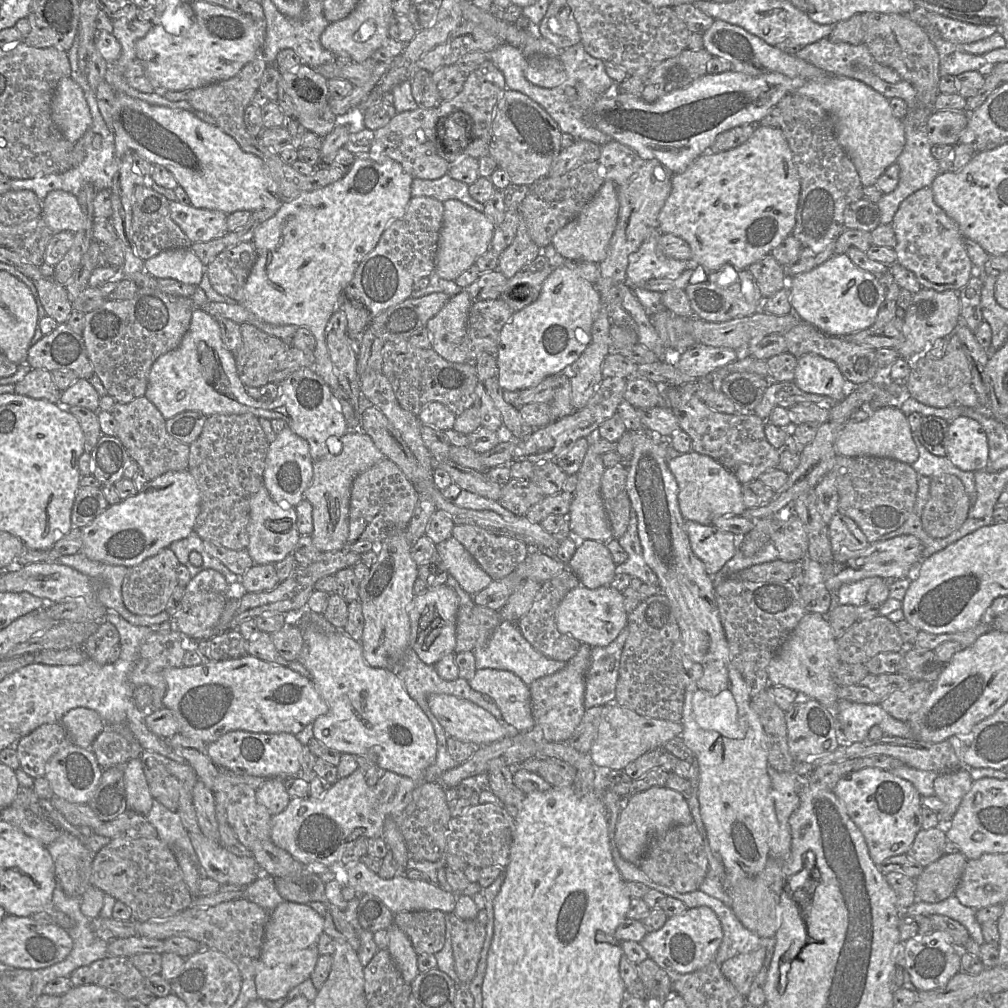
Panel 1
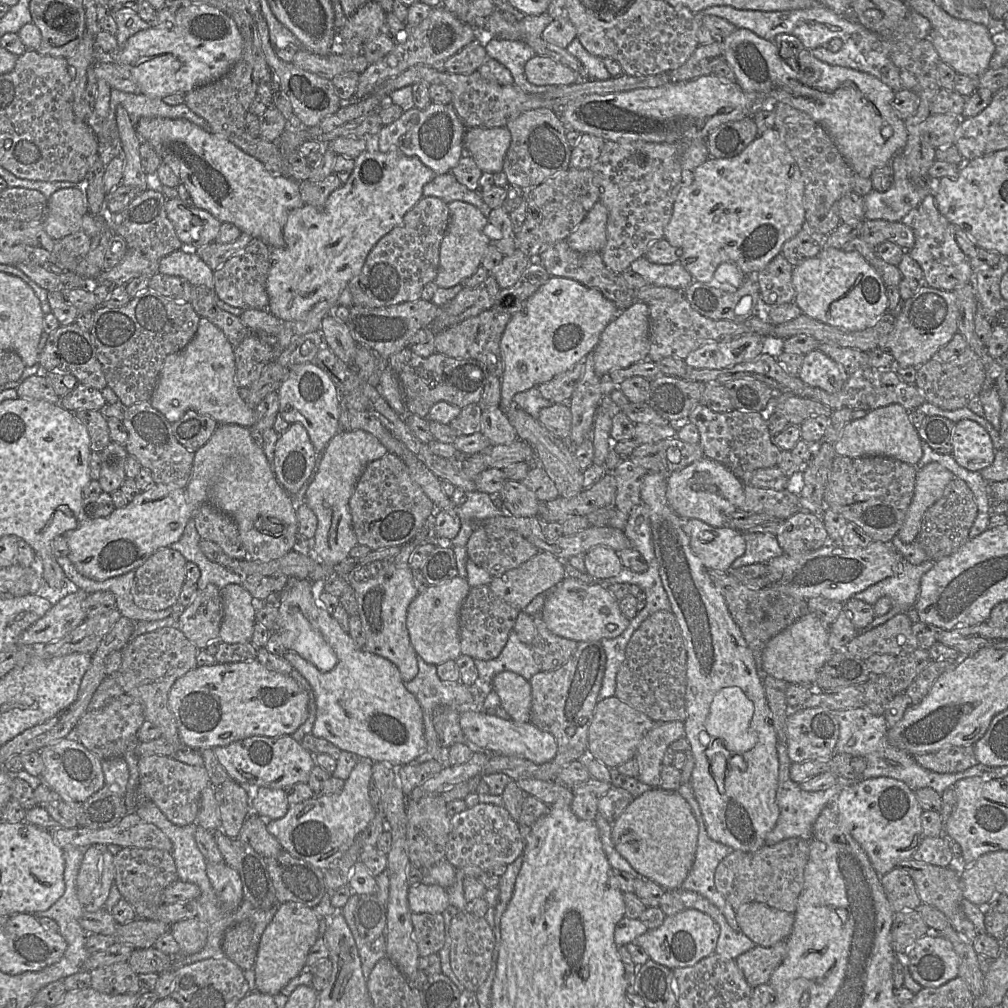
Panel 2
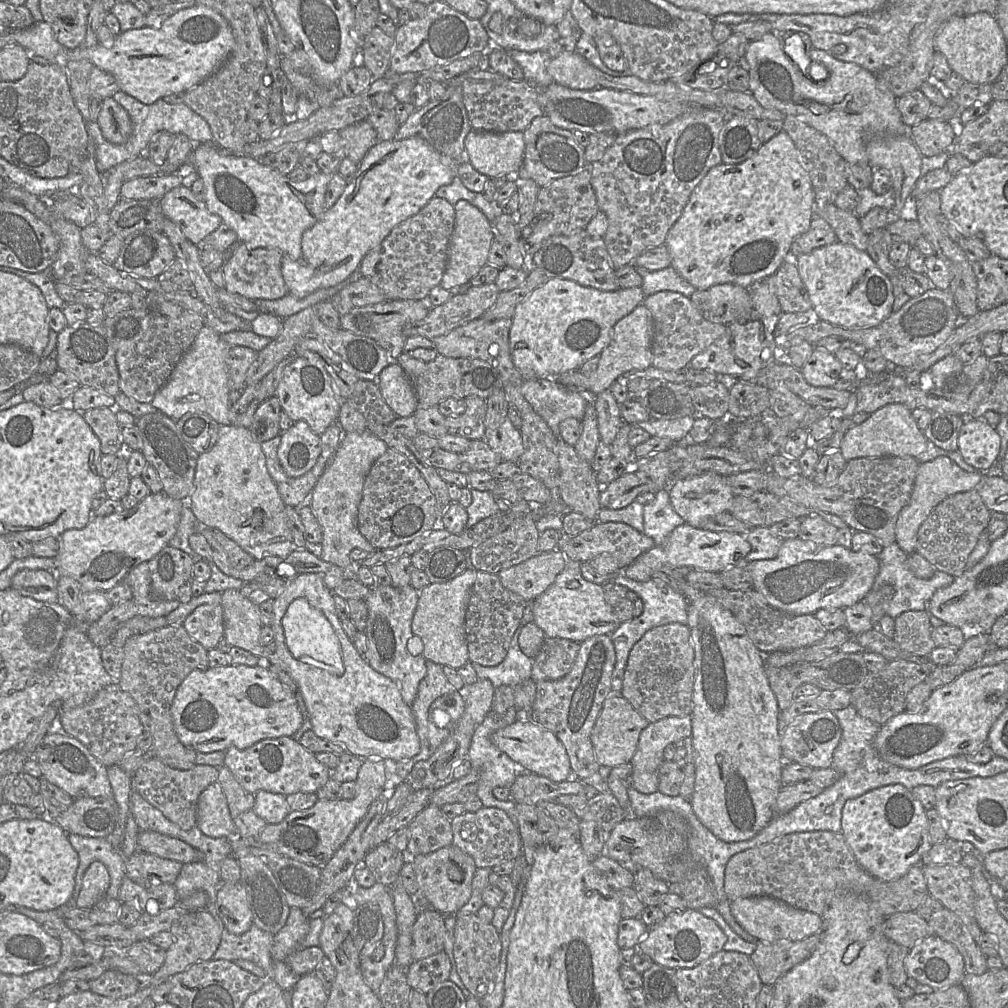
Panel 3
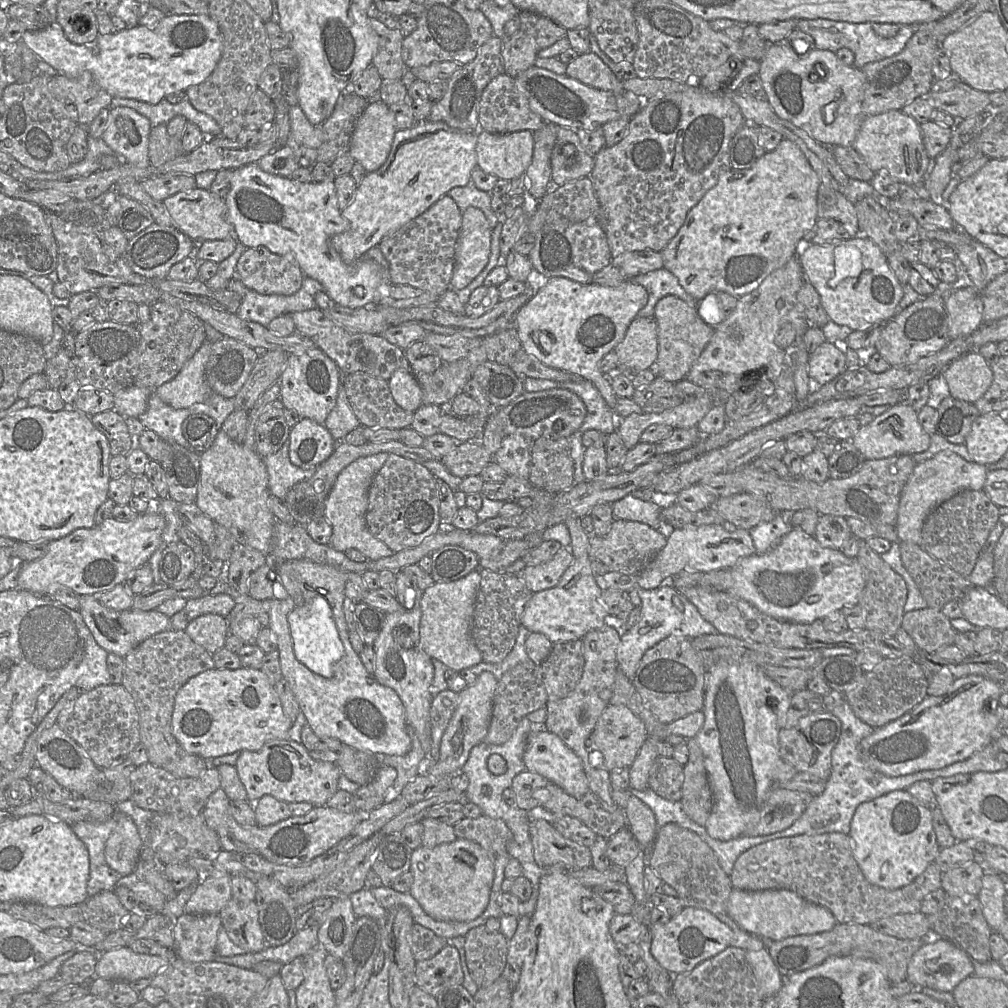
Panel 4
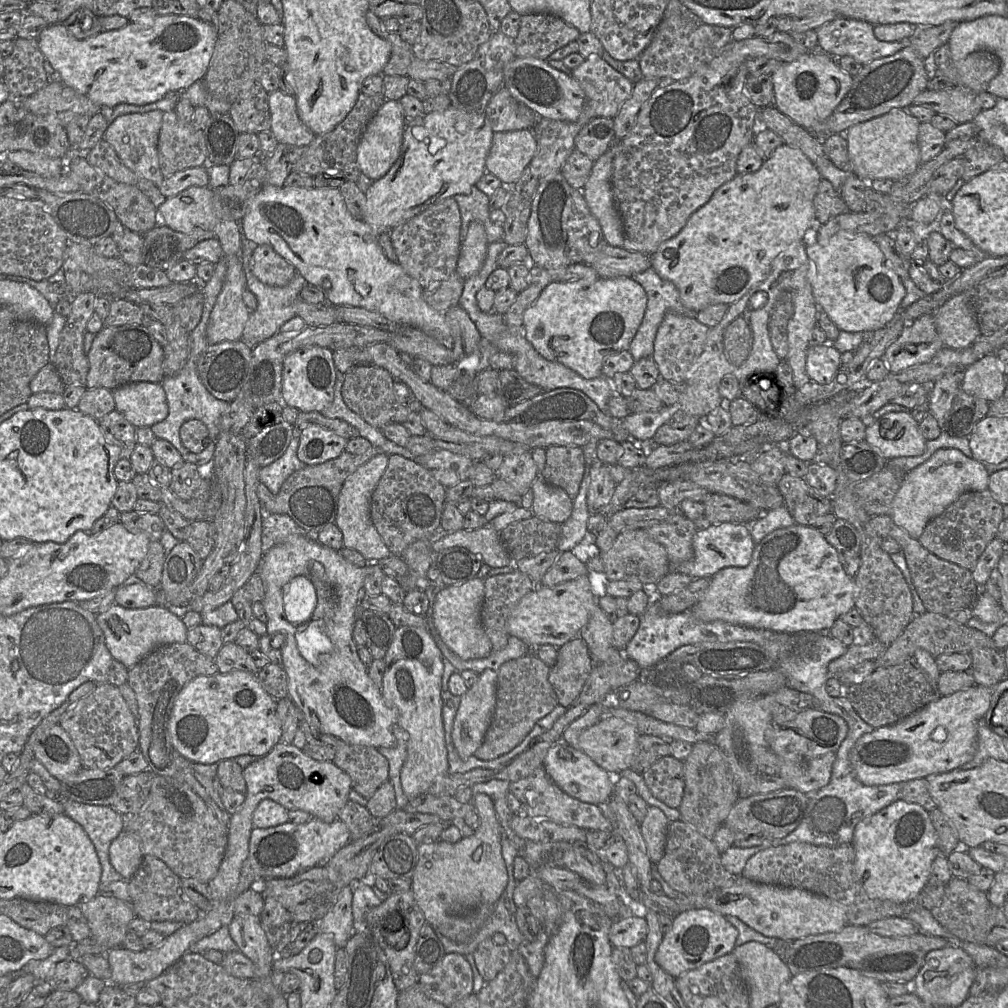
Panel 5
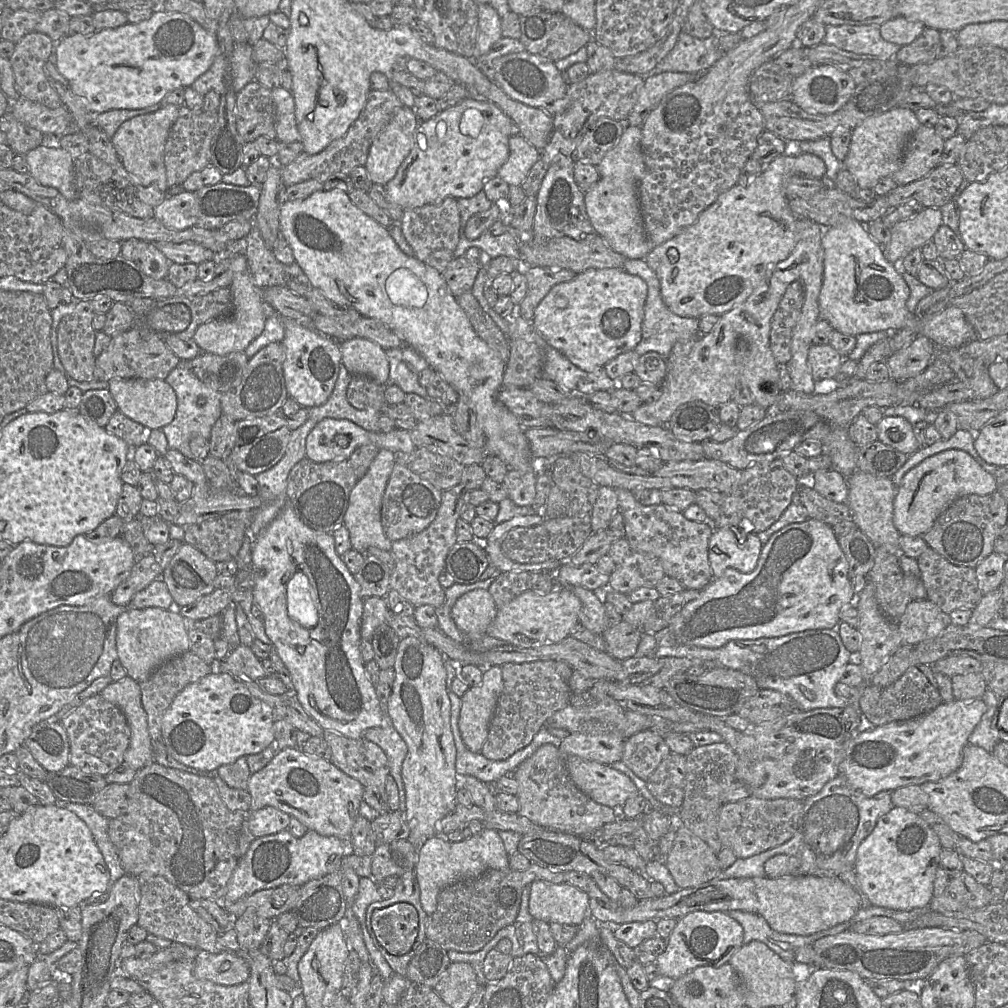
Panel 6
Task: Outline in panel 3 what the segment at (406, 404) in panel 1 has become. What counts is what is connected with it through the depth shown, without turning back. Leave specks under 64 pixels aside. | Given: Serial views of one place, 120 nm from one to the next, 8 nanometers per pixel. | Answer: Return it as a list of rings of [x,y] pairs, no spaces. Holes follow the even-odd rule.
[[[403,352],[393,362],[398,363],[407,374],[417,396],[418,408],[437,406],[447,398],[465,399],[471,395],[486,400],[495,390],[502,389],[498,370],[480,359],[452,358],[438,354],[433,361],[423,362]]]

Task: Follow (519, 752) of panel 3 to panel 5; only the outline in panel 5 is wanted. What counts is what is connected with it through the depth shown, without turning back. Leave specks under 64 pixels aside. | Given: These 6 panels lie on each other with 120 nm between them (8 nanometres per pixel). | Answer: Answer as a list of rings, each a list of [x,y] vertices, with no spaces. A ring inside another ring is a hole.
[[[559,739],[548,749],[542,765],[549,778],[566,794],[582,802],[599,804],[608,802],[614,795],[614,777],[598,766],[584,752]]]

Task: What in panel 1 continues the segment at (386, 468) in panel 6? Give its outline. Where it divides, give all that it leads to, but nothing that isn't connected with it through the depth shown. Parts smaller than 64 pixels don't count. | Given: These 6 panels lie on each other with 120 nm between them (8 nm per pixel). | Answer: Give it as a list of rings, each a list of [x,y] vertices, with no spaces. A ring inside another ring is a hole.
[[[349,430],[341,437],[342,449],[337,455],[326,455],[313,462],[313,477],[304,492],[312,505],[312,540],[324,553],[342,551],[348,543],[349,506],[352,482],[355,477],[385,458],[369,435],[362,430]]]

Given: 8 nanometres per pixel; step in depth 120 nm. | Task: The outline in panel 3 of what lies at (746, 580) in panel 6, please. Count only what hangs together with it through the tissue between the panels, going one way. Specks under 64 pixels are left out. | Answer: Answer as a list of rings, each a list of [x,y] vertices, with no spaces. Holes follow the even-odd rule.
[[[799,538],[784,540],[773,559],[757,560],[744,566],[753,580],[753,589],[772,607],[795,615],[813,615],[819,609],[844,609],[860,601],[872,589],[879,572],[878,557],[865,551],[847,549],[841,545],[819,546]]]

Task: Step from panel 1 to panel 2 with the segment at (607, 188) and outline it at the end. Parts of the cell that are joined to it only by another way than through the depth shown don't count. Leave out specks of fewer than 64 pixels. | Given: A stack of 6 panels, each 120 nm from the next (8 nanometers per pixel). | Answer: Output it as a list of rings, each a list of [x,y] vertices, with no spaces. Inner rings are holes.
[[[598,201],[585,219],[566,239],[569,247],[578,252],[601,252],[606,244],[608,211]]]

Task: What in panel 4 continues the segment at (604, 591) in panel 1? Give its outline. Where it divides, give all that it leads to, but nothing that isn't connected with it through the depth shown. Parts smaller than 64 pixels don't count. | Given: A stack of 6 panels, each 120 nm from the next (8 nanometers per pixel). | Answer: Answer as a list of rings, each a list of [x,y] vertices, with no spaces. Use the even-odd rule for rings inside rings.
[[[570,517],[564,523],[571,536],[569,549],[574,557],[573,562],[555,587],[532,593],[521,617],[521,625],[530,632],[544,634],[554,644],[582,639],[588,632],[610,622],[610,616],[603,604],[603,591],[597,585],[591,569],[591,535],[585,533],[578,517]]]

